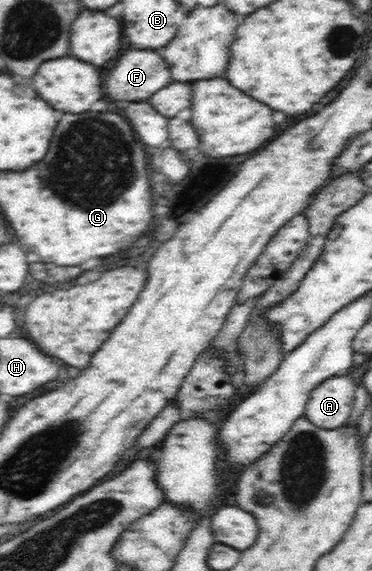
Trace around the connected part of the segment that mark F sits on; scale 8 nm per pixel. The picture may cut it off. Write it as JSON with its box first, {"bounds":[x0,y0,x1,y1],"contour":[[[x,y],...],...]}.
{"bounds":[106,50,172,102],"contour":[[[128,50],[106,76],[106,94],[112,100],[140,102],[172,82],[170,68],[154,50]]]}

